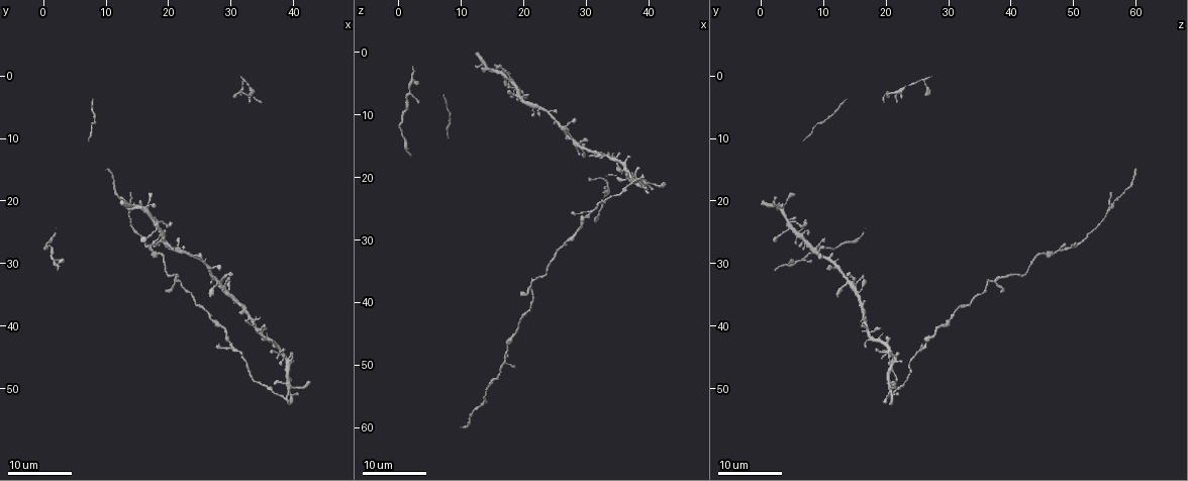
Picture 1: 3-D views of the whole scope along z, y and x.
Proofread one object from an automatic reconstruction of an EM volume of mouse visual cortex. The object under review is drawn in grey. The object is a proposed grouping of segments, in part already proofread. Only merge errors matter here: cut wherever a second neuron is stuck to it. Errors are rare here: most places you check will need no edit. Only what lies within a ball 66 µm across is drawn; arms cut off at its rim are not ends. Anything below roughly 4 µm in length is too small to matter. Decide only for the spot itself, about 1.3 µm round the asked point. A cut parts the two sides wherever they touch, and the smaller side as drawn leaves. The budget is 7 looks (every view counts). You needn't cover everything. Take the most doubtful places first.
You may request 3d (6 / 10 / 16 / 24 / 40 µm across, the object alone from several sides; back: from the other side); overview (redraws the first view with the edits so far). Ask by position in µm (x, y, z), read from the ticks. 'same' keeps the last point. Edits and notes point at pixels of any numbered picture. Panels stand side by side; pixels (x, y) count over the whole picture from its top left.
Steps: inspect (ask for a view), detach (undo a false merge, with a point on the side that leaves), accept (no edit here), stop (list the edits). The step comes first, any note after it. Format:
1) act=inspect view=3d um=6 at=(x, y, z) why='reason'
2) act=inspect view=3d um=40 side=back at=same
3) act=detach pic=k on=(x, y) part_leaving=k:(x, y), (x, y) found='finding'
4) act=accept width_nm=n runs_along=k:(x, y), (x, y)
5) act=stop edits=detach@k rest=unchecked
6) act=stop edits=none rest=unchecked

act=inspect view=3d um=16 at=(18.0, 24.5, 4.0) why='looks like a crossing'

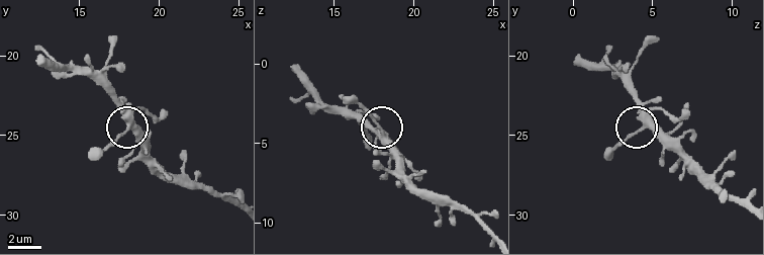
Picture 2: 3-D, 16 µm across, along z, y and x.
act=inspect view=3d um=10 at=(18.1, 24.4, 4.4) why='closer look'

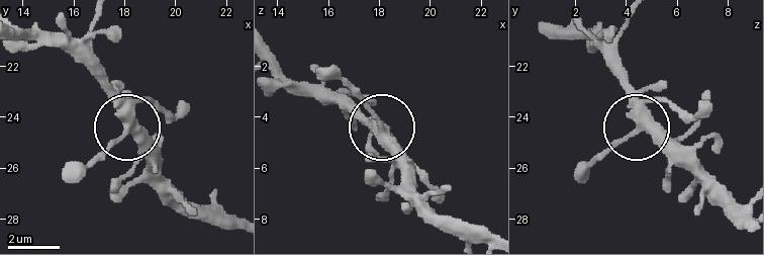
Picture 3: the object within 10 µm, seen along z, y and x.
act=accept side_arm_um=35 runs_along=3:(459, 235), (433, 210), (406, 159), (344, 82) found='all the same neuron'

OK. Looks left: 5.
act=inspect view=3d um=24 at=(32.0, 37.0, 16.0) why='a fork'

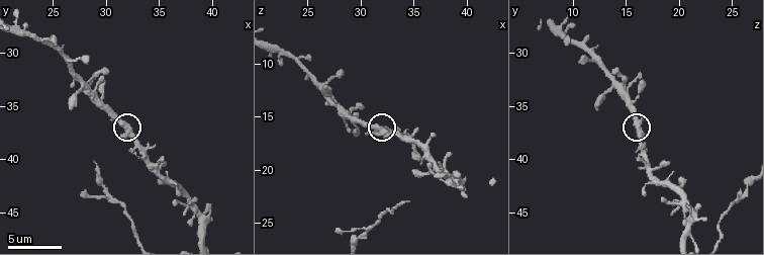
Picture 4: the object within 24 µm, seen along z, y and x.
act=inspect view=3d um=6 at=(31.8, 37.0, 16.2) why='closer look'

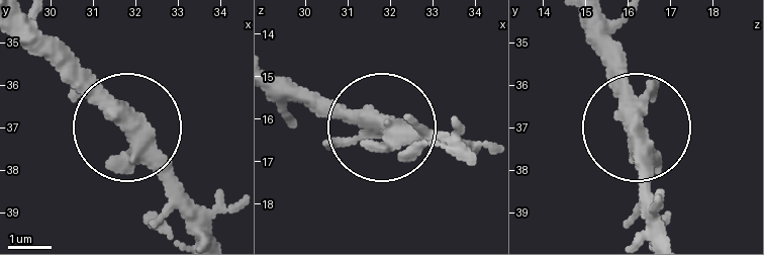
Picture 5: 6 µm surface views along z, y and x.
act=inspect view=3d um=6 side=back at=(32.05, 37.00, 16.10)

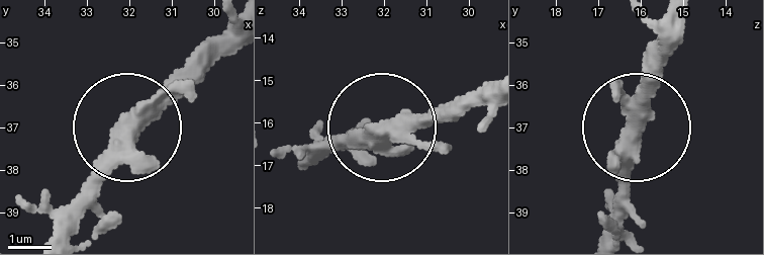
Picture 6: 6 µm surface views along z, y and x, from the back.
act=accept side_arm_um=90 arms=3 found='all the same neuron'

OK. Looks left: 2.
act=inspect view=3d um=10 at=(28.0, 33.2, 13.6)

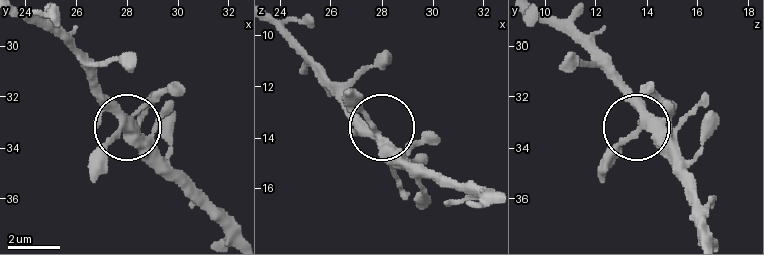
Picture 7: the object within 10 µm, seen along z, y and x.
act=inspect view=3d um=10 side=back at=(27.8, 33.1, 13.7)

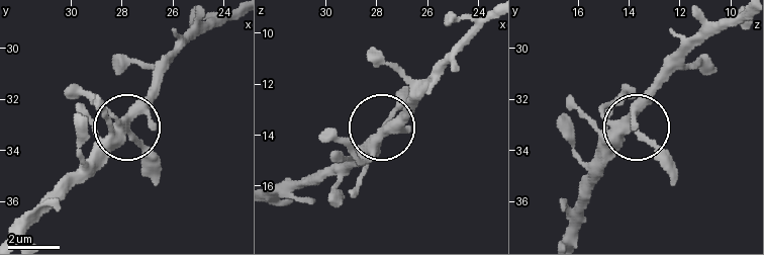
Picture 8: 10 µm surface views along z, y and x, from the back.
act=accept width_nm=300 found='continuous, no second neuron'

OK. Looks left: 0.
act=stop edits=none rest=unchecked

